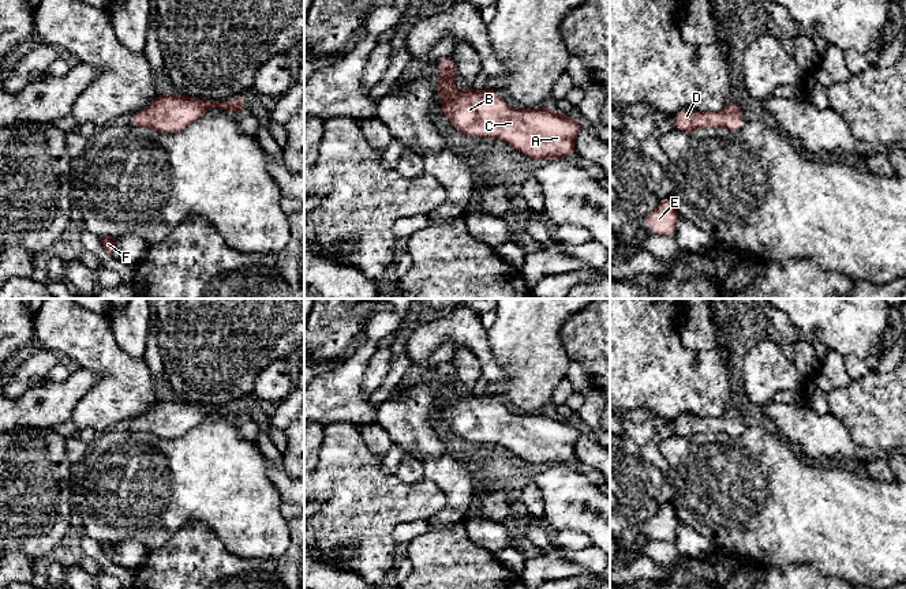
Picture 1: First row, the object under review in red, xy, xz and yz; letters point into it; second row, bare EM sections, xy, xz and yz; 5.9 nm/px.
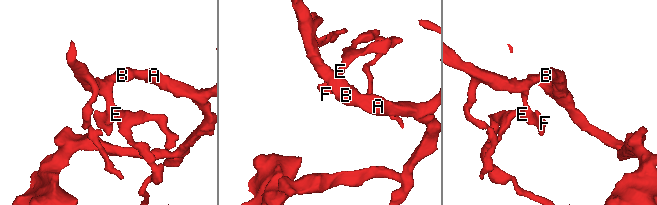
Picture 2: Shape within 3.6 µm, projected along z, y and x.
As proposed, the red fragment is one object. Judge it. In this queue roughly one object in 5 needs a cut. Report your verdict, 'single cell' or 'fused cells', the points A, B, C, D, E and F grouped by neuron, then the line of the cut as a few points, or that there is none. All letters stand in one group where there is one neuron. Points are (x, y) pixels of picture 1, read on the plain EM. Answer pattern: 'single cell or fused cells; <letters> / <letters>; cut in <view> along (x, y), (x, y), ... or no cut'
single cell; A B C D E F; no cut

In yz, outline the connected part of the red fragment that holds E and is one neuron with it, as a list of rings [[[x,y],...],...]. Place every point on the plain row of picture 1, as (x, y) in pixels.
[[[666,502],[659,511],[641,524],[656,540],[675,544],[677,526],[681,524],[673,502]]]

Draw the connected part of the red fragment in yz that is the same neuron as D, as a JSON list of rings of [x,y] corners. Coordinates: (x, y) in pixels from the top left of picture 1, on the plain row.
[[[729,406],[720,417],[697,417],[682,414],[671,421],[674,435],[693,439],[700,434],[726,434],[737,438],[744,428],[744,416],[734,406]]]

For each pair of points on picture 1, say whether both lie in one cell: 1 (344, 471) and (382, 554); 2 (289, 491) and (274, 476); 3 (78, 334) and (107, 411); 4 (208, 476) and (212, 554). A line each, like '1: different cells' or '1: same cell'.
1: same cell
2: same cell
3: same cell
4: different cells

